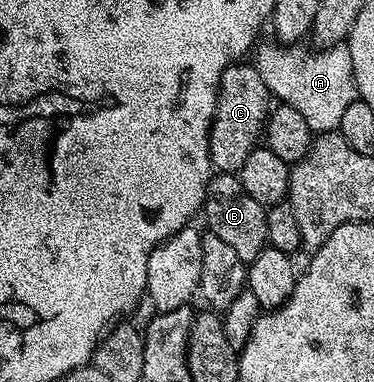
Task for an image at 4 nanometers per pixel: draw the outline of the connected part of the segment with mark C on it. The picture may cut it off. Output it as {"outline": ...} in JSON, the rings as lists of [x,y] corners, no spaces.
{"outline":[[[238,60],[224,68],[218,81],[218,99],[210,122],[210,164],[223,174],[237,174],[244,160],[257,150],[272,109],[272,95],[256,68],[246,60]]]}

